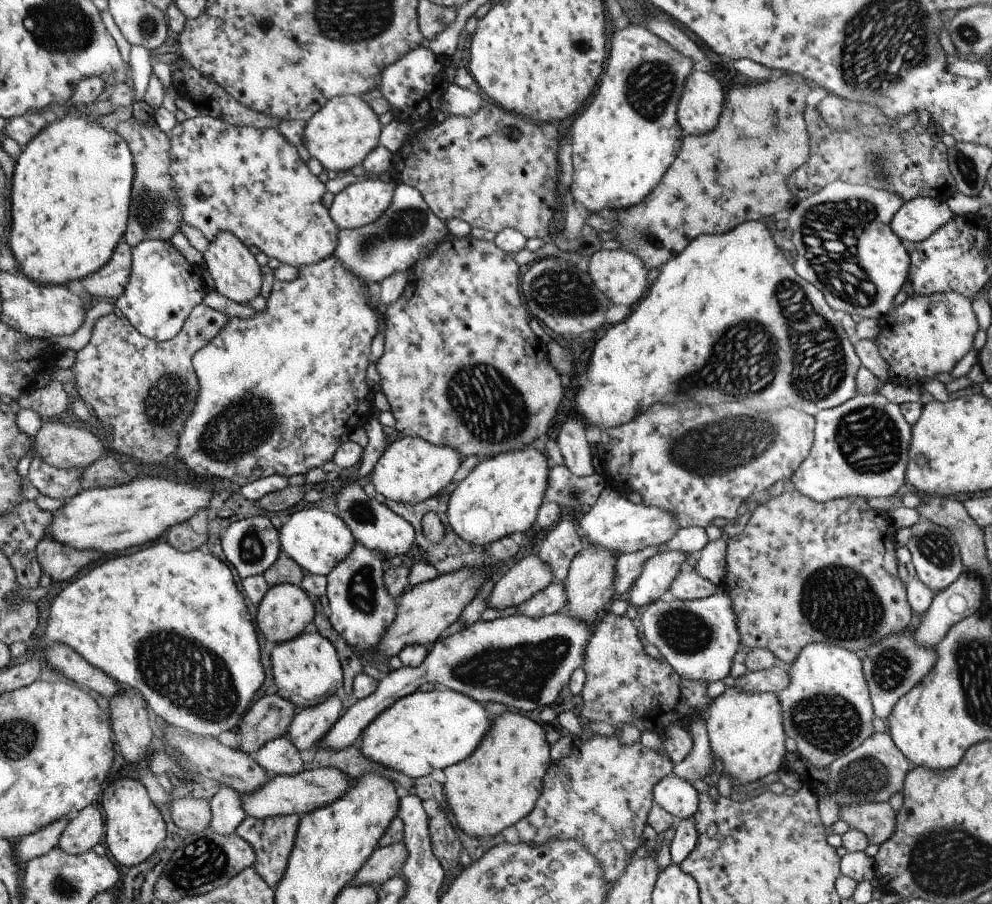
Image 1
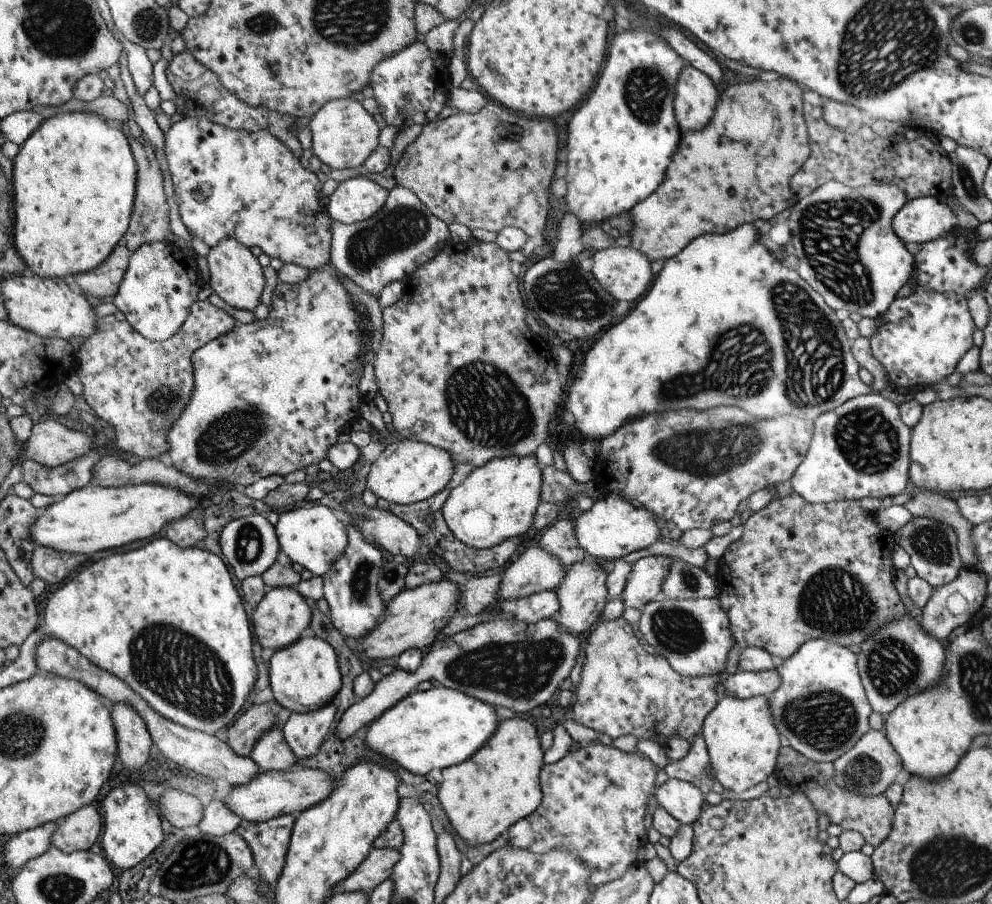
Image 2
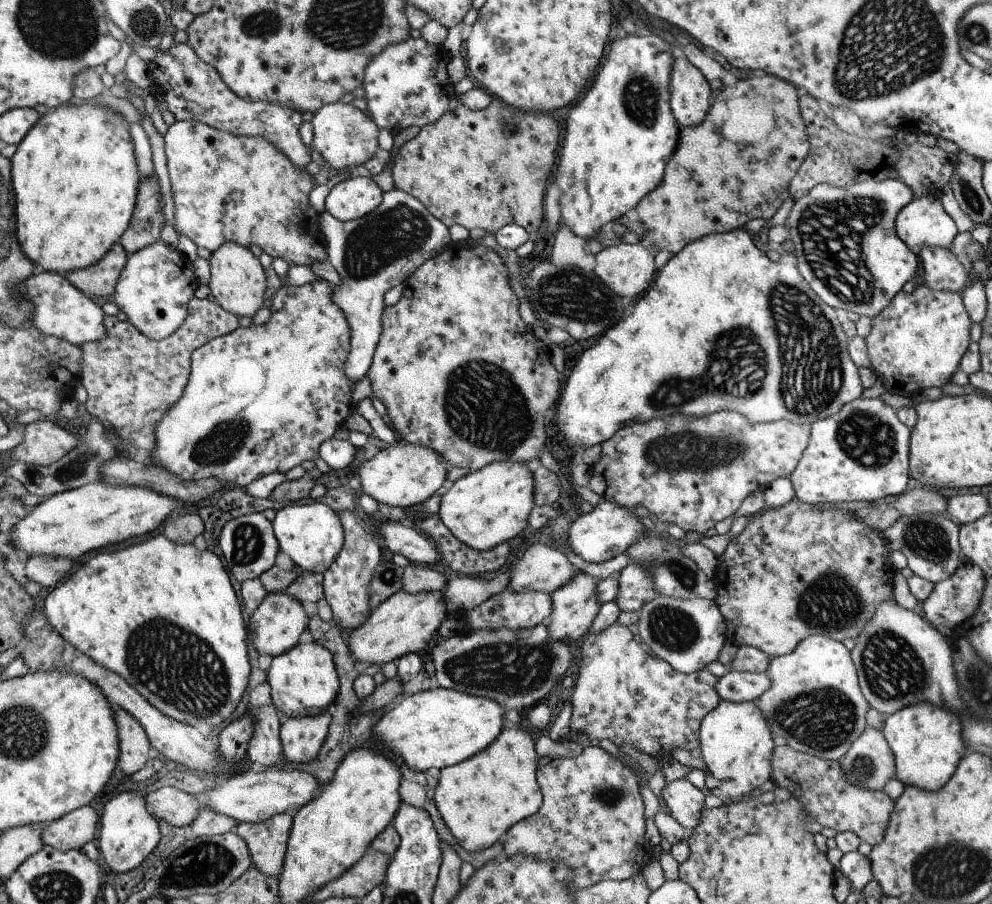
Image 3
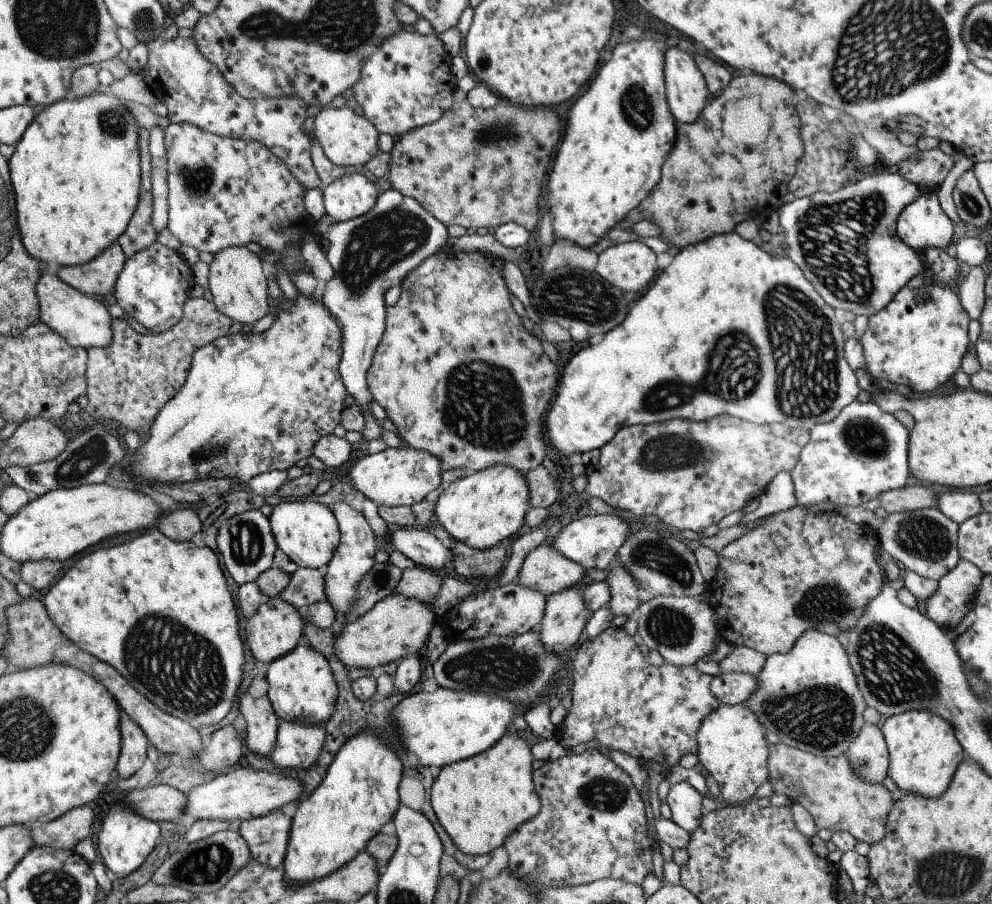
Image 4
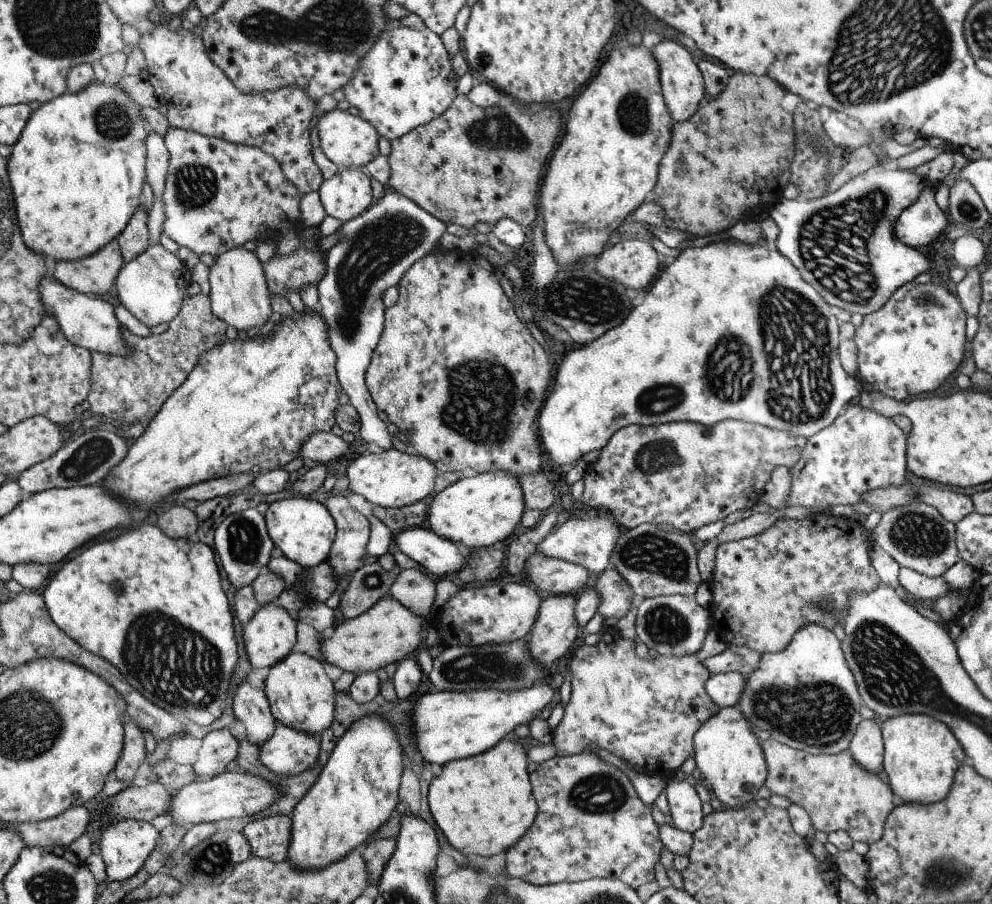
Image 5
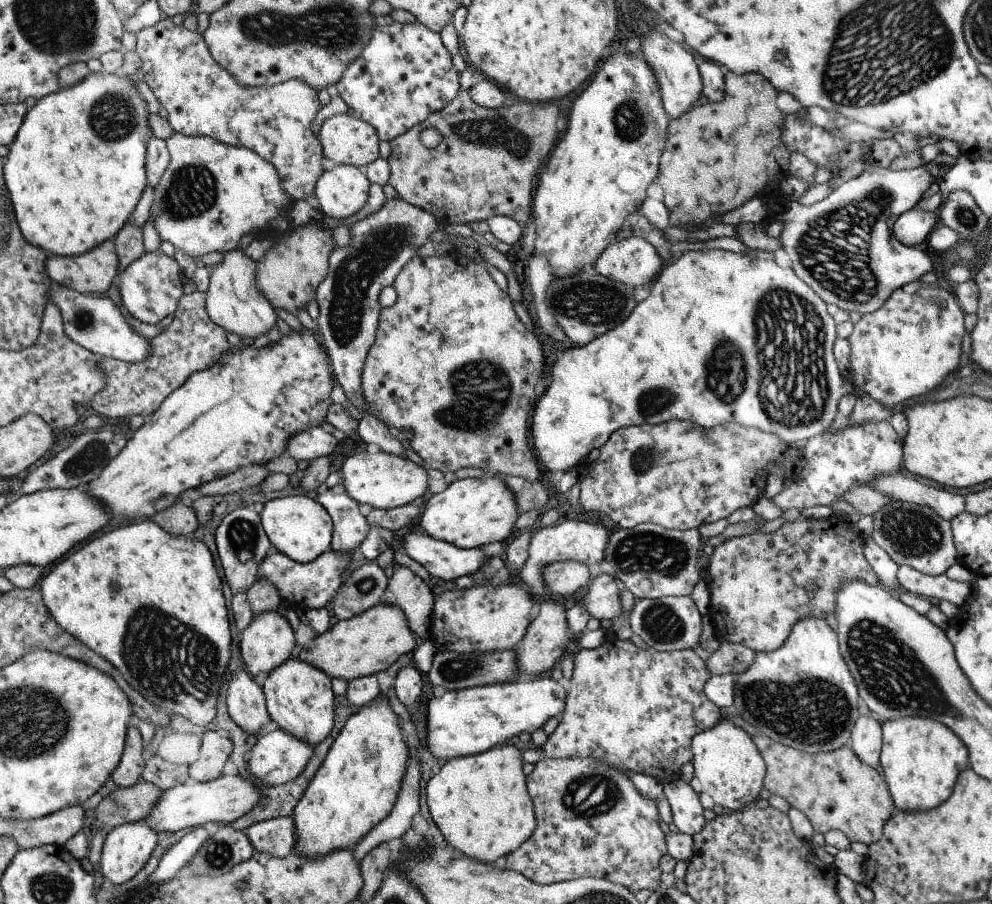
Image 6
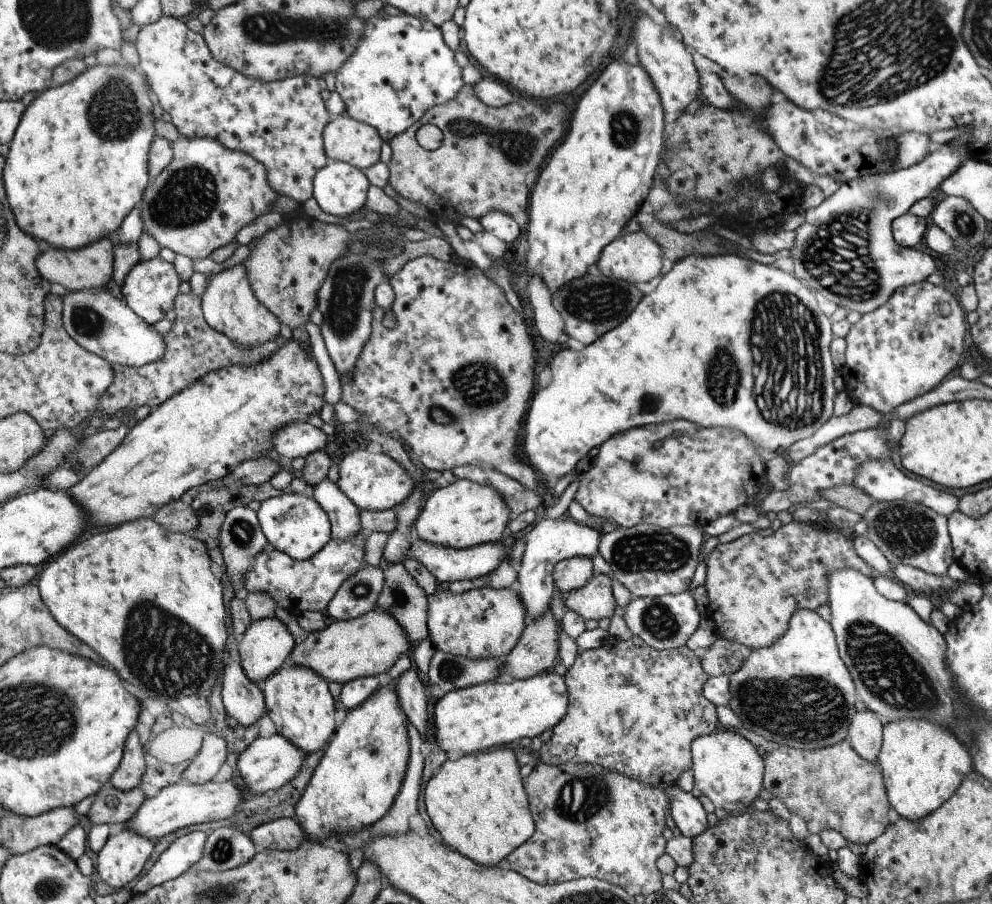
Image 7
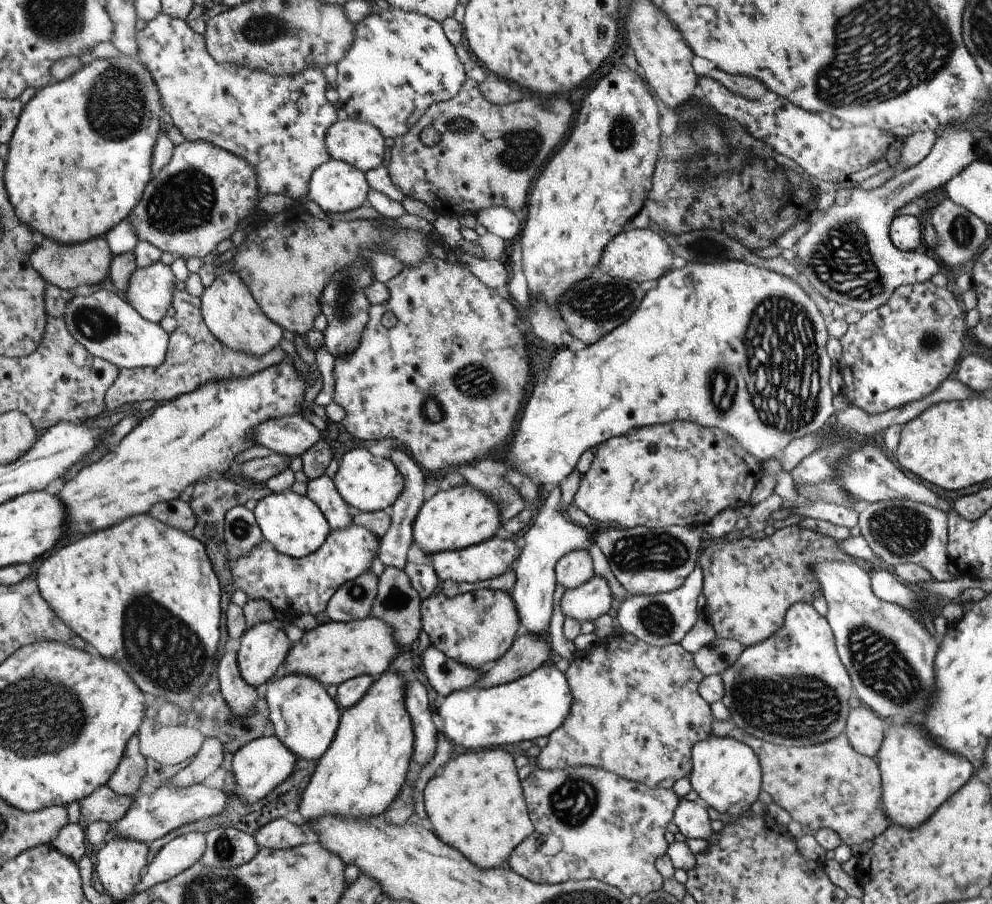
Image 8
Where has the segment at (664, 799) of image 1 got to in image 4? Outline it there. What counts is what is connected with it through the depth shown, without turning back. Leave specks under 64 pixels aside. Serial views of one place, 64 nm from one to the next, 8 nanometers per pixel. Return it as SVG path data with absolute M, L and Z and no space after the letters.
M684 780L670 788L665 802L672 811L671 820L691 834L702 822L702 800L703 795Z

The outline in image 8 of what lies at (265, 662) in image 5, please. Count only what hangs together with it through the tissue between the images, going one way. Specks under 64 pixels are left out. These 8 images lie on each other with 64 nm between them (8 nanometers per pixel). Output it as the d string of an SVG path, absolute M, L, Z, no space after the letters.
M261 622L246 629L237 653L242 678L252 686L268 683L289 656L290 640L284 630L270 622Z

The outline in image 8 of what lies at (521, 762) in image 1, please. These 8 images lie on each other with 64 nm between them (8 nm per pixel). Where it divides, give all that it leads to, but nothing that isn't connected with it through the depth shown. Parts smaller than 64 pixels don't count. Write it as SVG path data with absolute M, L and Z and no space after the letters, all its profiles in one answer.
M503 748L466 751L455 760L449 760L442 774L434 776L427 782L423 792L425 811L428 815L427 825L442 842L460 850L470 862L481 869L499 867L508 860L514 849L534 832L535 826L529 817L523 786L520 786L515 759Z

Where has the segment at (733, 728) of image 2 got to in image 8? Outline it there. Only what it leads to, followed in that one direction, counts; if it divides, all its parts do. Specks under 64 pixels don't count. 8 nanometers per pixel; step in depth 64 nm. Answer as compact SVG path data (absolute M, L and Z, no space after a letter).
M712 735L694 744L691 761L693 770L688 778L705 806L711 806L720 813L728 812L732 818L750 813L750 807L760 794L763 777L760 759L751 746L735 738Z

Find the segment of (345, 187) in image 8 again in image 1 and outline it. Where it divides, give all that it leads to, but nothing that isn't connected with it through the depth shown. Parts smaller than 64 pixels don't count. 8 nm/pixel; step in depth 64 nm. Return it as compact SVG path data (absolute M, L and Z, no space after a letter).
M393 176L389 182L364 179L333 196L330 218L339 229L360 229L375 223L390 206L393 194L401 186Z

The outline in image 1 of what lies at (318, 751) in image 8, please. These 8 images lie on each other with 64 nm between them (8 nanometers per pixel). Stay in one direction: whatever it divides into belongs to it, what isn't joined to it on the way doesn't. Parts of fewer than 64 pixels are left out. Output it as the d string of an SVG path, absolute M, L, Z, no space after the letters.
M318 631L305 632L290 640L276 643L271 652L271 662L277 693L298 708L320 705L343 686L343 668L338 662L338 652Z

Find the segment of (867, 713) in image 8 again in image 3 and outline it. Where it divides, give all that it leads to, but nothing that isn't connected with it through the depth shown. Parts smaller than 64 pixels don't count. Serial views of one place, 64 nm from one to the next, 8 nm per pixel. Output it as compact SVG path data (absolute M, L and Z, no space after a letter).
M866 725L866 728L858 740L846 752L845 756L839 759L842 774L846 774L846 780L858 788L866 790L883 790L886 782L894 779L896 775L896 764L894 764L894 754L886 742L881 729L872 728Z

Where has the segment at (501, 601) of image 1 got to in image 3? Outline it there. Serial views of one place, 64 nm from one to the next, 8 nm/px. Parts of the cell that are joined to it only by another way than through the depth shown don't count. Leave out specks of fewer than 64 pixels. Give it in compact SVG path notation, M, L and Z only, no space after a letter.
M534 541L524 556L510 568L510 584L514 592L540 591L552 594L570 582L578 570L563 551L547 541Z

